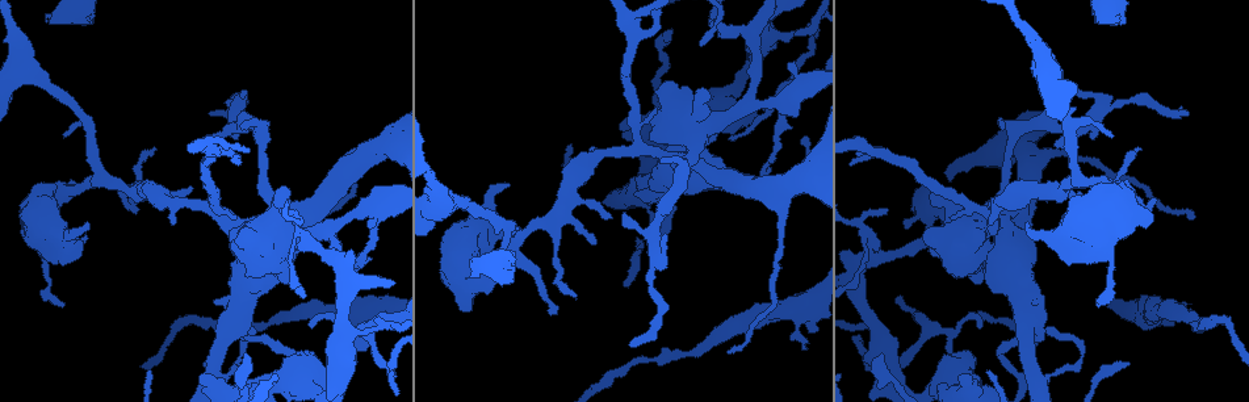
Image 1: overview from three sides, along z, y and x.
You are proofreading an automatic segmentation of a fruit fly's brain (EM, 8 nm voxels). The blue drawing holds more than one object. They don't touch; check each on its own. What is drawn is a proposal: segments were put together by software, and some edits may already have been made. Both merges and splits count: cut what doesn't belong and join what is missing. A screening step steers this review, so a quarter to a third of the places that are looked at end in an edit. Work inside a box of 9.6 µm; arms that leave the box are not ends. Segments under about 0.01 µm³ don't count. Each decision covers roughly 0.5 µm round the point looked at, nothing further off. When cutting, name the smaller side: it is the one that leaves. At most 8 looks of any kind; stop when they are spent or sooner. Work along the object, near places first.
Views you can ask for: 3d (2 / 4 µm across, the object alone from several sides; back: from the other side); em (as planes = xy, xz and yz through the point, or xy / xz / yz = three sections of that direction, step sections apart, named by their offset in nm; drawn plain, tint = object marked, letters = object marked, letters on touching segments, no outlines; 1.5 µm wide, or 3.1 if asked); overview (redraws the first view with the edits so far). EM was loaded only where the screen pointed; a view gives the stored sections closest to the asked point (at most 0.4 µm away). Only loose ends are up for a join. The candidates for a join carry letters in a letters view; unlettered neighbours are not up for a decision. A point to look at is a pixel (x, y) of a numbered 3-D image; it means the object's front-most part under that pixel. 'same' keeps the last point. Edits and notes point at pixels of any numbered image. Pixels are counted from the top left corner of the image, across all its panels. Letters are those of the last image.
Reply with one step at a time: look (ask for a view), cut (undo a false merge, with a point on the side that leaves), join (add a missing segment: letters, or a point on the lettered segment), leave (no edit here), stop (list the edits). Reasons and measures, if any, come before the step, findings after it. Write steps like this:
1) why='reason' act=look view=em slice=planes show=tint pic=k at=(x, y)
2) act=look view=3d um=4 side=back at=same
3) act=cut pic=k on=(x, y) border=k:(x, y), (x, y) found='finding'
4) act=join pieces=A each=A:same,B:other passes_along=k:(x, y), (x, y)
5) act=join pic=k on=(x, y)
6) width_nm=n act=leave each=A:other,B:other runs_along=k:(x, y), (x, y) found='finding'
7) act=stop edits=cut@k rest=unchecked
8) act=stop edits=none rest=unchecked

why='tapers out' act=look view=em slice=planes show=letters pic=1 at=(1194, 217)

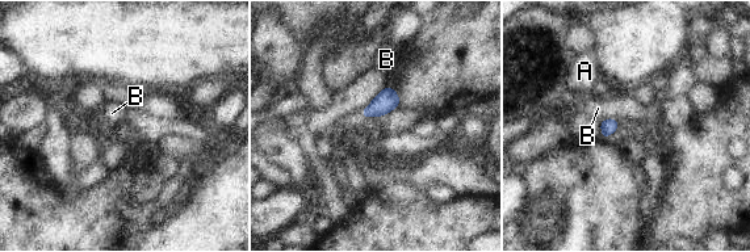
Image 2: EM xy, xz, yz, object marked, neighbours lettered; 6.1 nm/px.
act=leave each=A:other,B:other found='none of them fits'

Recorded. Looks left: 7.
why='free end' act=look view=em slice=planes show=tint pic=1 at=(65, 302)

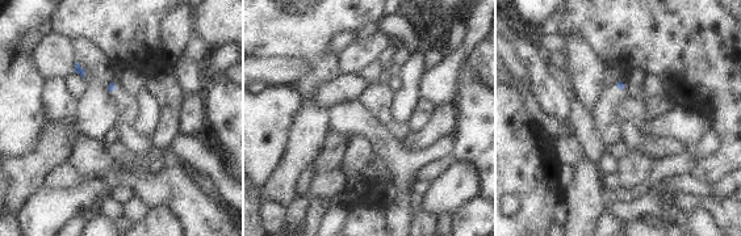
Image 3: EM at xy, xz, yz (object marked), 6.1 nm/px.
why='see the neighbours' act=look view=em slice=planes show=letters at=same

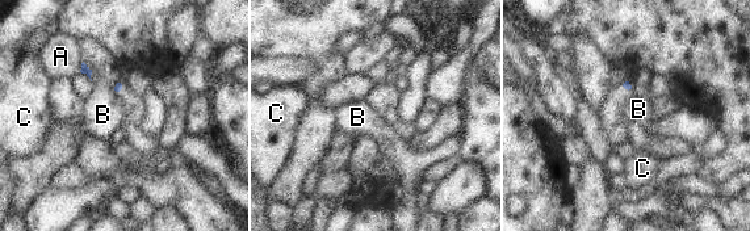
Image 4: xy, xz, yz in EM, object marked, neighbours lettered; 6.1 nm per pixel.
act=leave each=A:other,B:other,C:other border=4:(83, 62), (89, 67), (92, 80) found='no lettered segment goes on from it'

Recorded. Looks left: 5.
why='free end' act=look view=em slice=planes show=letters pic=1 at=(905, 228)

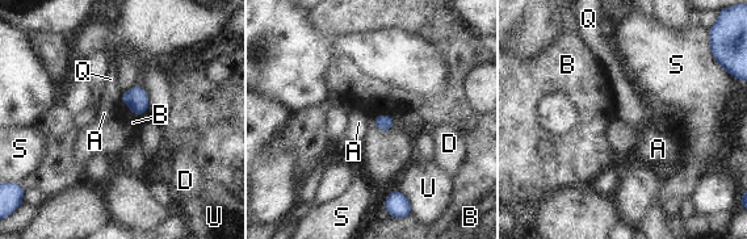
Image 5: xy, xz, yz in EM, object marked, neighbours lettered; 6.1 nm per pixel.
act=leave each=A:other,B:other,D:other,Q:other,S:other,U:other border=5:(120, 99), (134, 113), (146, 112) found='no lettered segment goes on from it'

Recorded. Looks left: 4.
act=stop edits=none rest=unchecked

